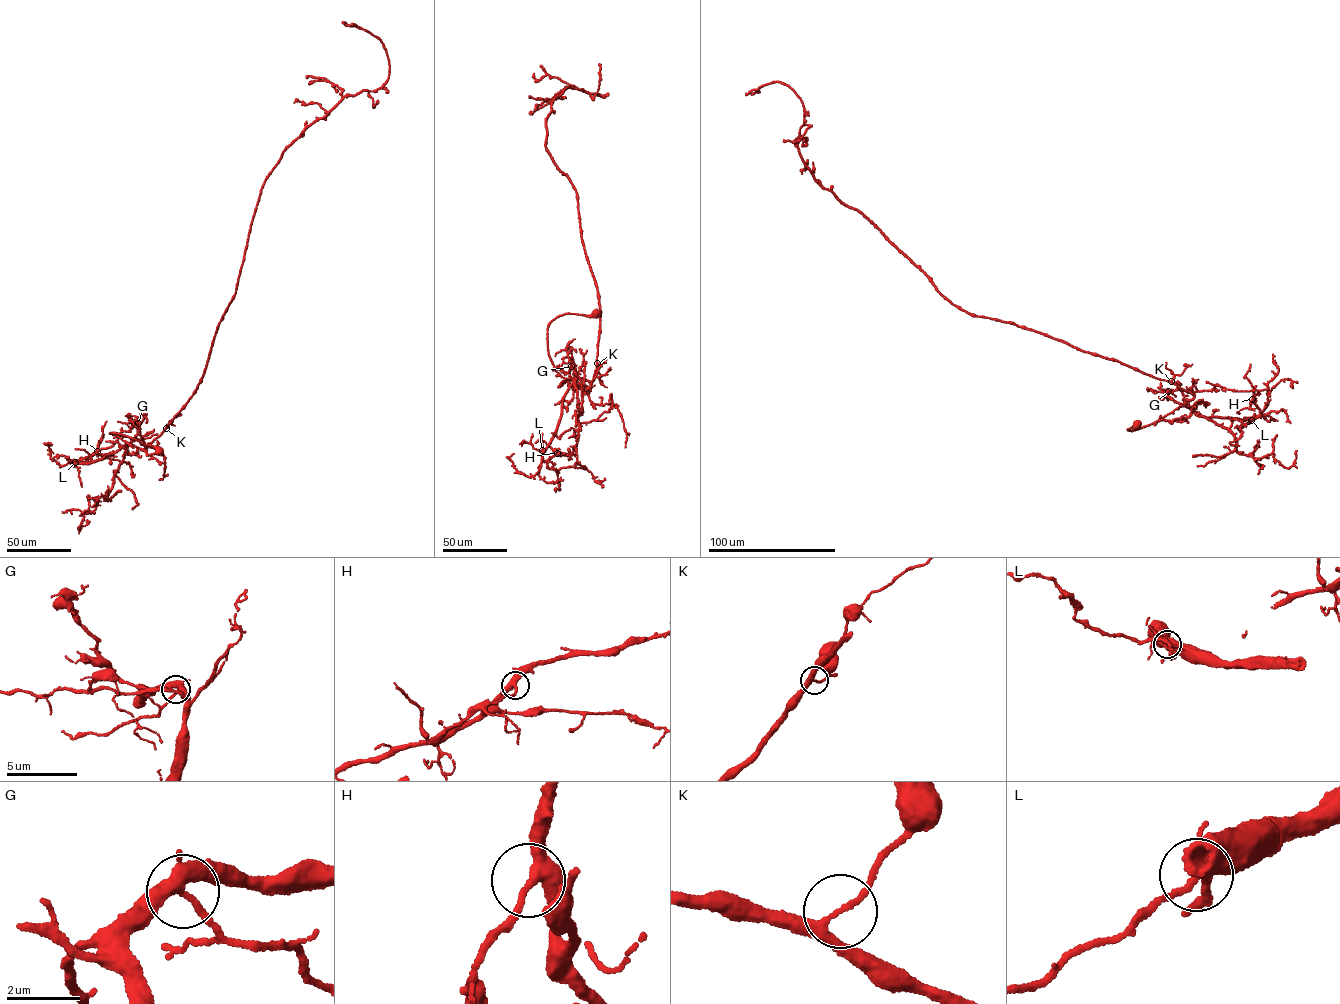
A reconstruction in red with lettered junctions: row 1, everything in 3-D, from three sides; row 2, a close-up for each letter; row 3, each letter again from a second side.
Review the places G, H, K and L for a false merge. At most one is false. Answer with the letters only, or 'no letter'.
no letter

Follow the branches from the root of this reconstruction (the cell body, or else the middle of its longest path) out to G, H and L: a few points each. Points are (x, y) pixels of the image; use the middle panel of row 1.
G: (597, 314), (566, 313), (548, 326), (548, 352), (555, 370), (569, 379), (574, 375), (573, 363), (571, 366)
H: (597, 314), (566, 313), (548, 326), (548, 352), (555, 370), (574, 378), (543, 461), (557, 453)
L: (597, 314), (566, 313), (548, 326), (548, 352), (555, 370), (574, 378), (554, 435), (542, 450)

